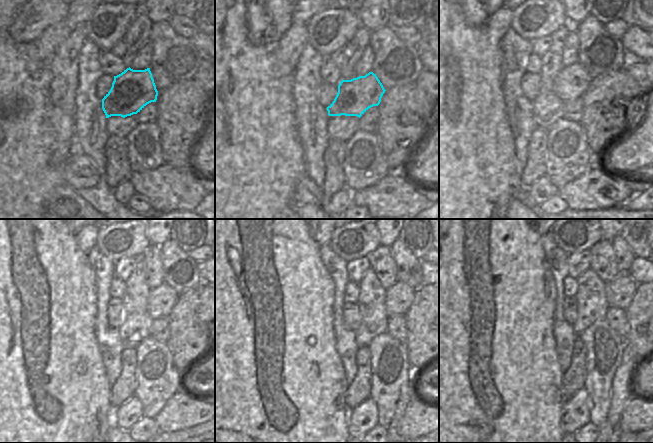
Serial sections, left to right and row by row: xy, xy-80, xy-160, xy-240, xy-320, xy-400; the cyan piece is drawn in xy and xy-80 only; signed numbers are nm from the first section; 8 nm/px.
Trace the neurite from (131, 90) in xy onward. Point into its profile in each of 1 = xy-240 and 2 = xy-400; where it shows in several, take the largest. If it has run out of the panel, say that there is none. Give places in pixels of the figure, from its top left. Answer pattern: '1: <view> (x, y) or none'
1: xy-240 (163, 298)
2: xy-400 (620, 291)

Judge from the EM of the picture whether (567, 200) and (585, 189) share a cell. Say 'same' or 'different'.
same

